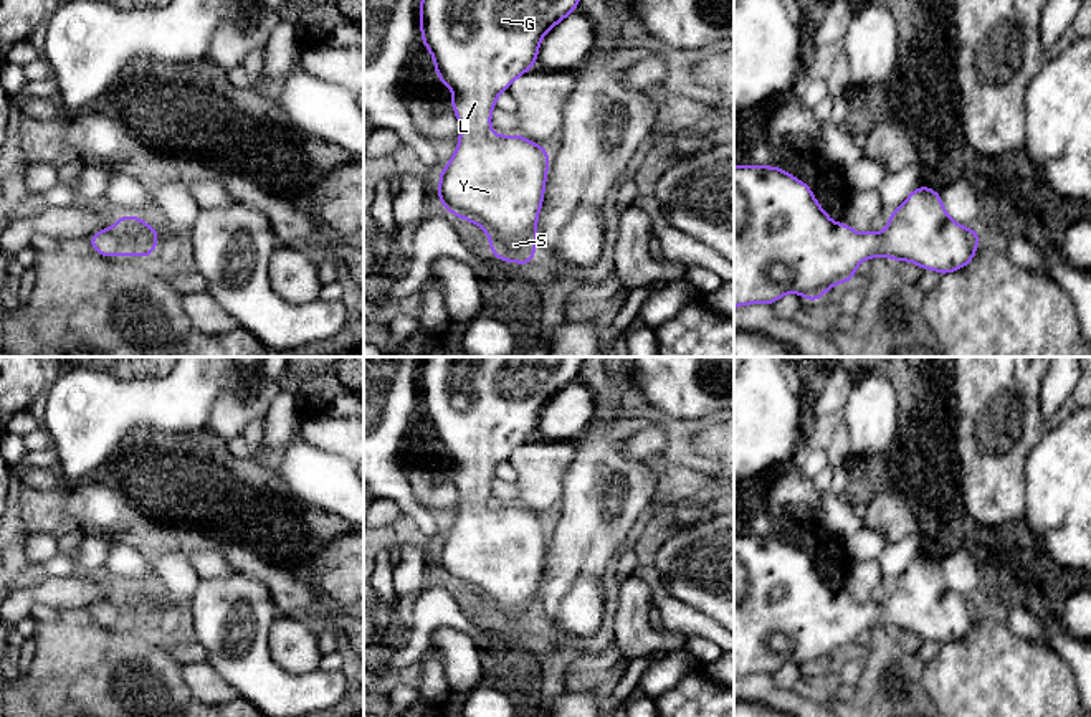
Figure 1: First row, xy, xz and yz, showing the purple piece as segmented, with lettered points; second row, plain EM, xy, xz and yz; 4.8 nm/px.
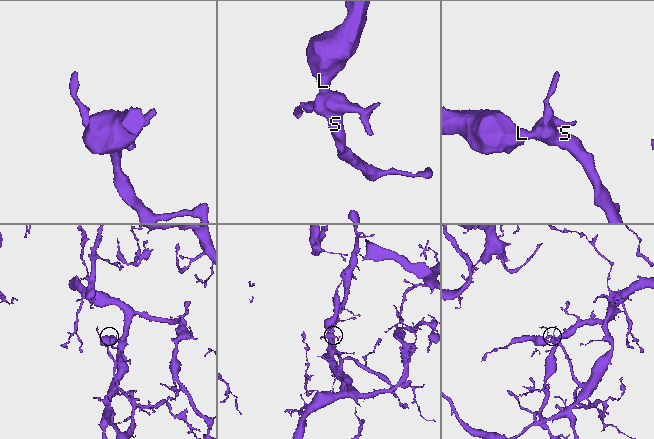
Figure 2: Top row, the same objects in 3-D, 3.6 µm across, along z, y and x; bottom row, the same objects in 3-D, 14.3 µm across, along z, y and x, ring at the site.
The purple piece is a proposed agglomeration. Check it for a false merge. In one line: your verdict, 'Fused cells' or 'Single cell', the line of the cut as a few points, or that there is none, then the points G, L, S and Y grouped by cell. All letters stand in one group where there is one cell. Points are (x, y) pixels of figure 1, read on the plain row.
Single cell. No split. Groups: G L S Y

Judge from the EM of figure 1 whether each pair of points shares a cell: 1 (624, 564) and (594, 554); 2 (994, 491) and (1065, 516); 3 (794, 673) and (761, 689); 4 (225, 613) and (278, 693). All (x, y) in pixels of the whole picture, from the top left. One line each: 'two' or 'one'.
1: two
2: two
3: two
4: one

